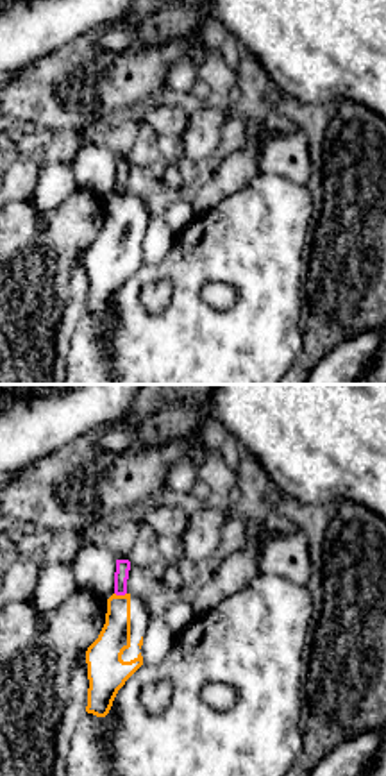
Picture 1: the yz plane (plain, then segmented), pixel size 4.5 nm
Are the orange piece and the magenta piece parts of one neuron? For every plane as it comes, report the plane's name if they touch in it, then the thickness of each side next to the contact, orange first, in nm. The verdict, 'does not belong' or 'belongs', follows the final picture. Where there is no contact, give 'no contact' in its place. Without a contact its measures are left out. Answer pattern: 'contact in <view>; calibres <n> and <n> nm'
contact in yz; calibres 140 and 60 nm

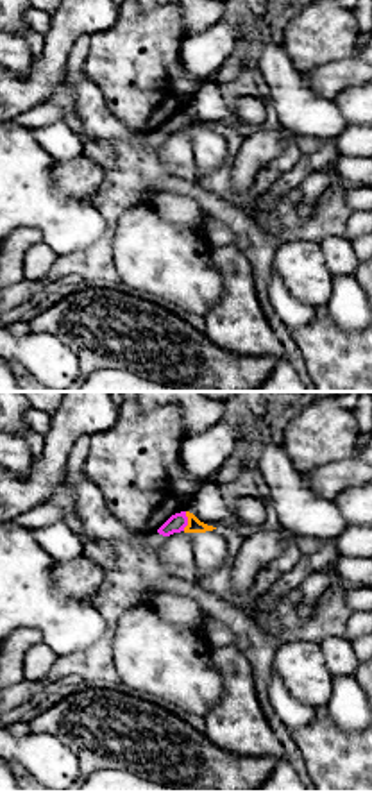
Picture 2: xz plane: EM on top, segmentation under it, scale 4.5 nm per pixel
contact in xz; calibres 60 and 80 nm

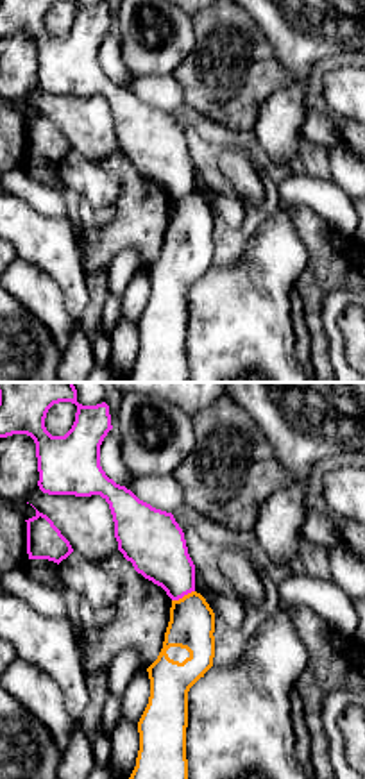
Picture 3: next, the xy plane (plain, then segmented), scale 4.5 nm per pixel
contact in xy; calibres 200 and 260 nm

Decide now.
does not belong

